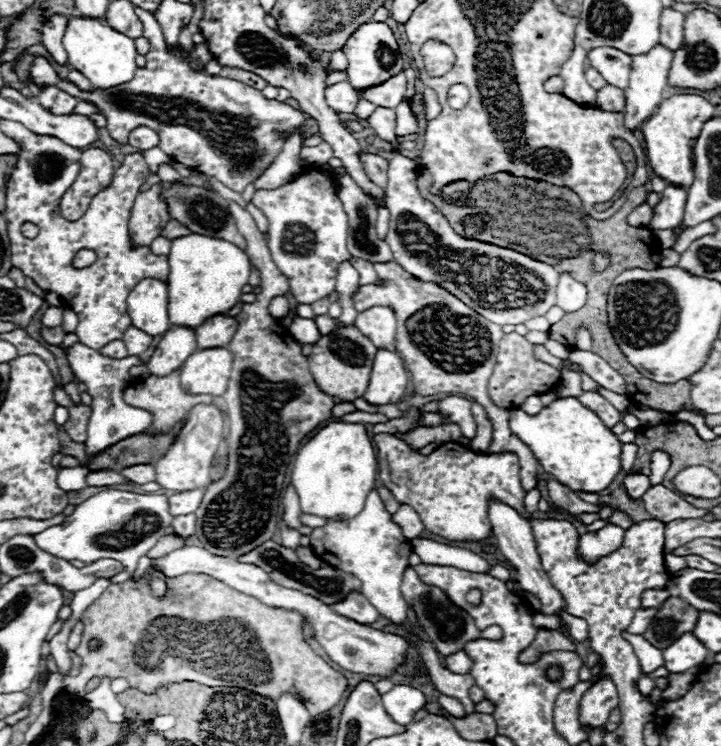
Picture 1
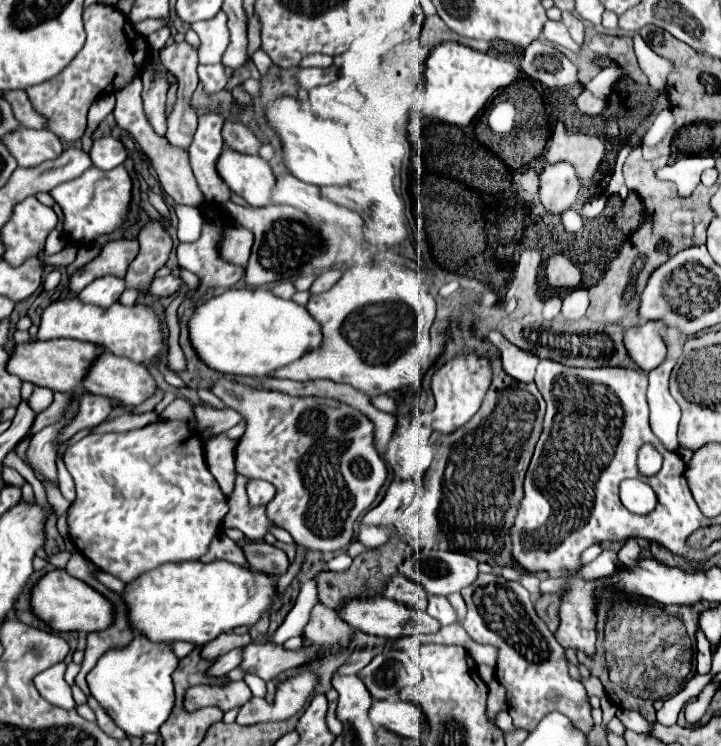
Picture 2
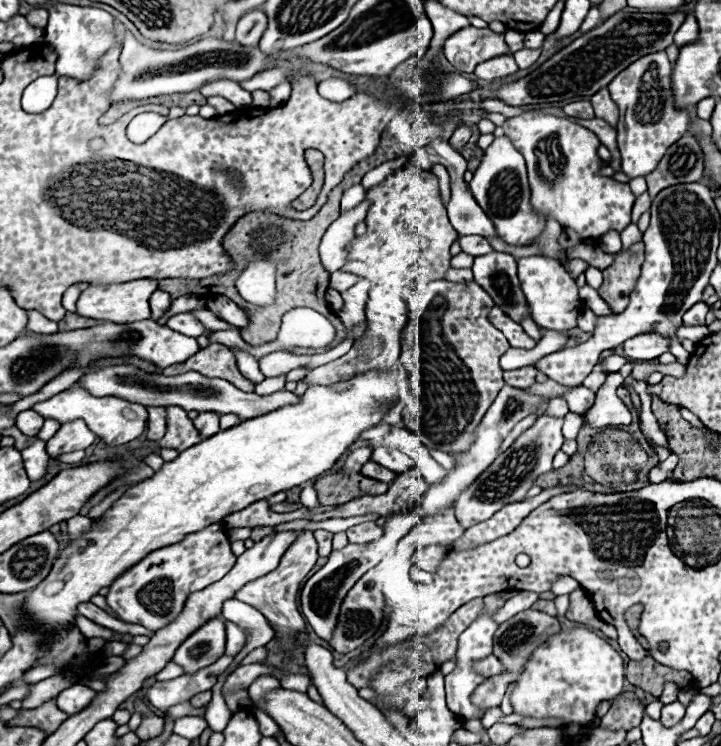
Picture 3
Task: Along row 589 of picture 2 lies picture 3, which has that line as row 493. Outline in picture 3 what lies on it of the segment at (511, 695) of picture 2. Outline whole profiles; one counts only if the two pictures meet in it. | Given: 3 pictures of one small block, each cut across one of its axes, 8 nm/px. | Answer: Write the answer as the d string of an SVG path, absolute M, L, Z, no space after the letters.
M538 416L536 424L526 430L506 452L502 452L494 464L482 472L482 476L466 490L456 502L456 518L464 528L470 528L482 520L488 520L494 512L498 512L504 504L520 502L524 494L534 486L534 480L552 470L552 458L560 450L562 436L562 418Z

